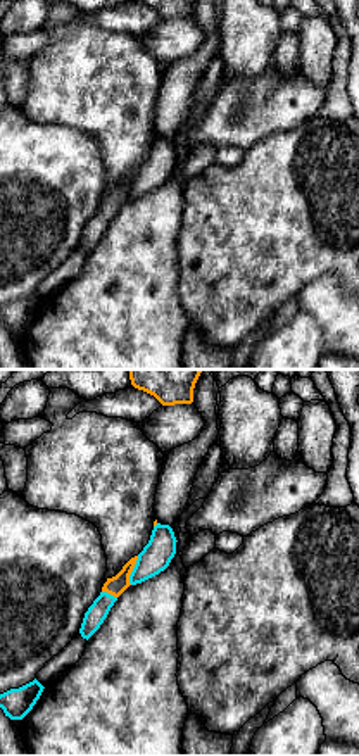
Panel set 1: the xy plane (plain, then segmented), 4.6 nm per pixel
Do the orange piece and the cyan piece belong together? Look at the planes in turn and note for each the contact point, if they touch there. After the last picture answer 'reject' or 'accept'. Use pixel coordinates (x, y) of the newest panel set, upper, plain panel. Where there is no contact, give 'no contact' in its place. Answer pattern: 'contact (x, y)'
contact (132, 183)

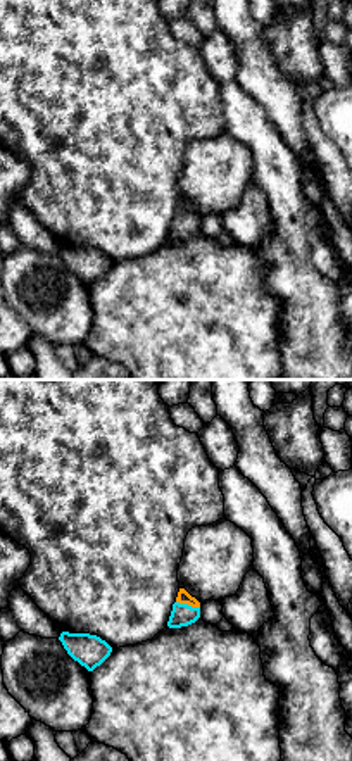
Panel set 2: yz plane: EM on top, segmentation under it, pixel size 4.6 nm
contact (188, 218)

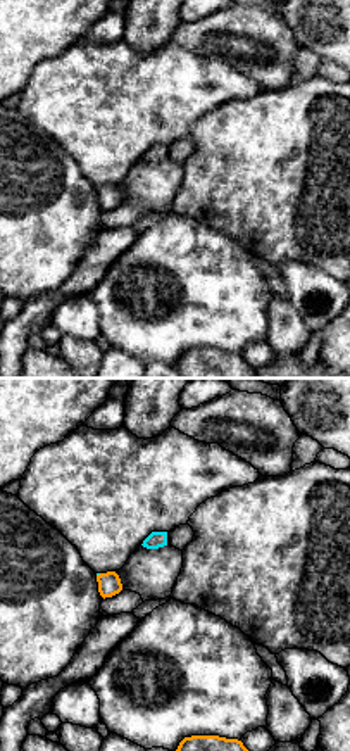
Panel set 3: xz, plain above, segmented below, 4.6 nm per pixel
contact (100, 187)

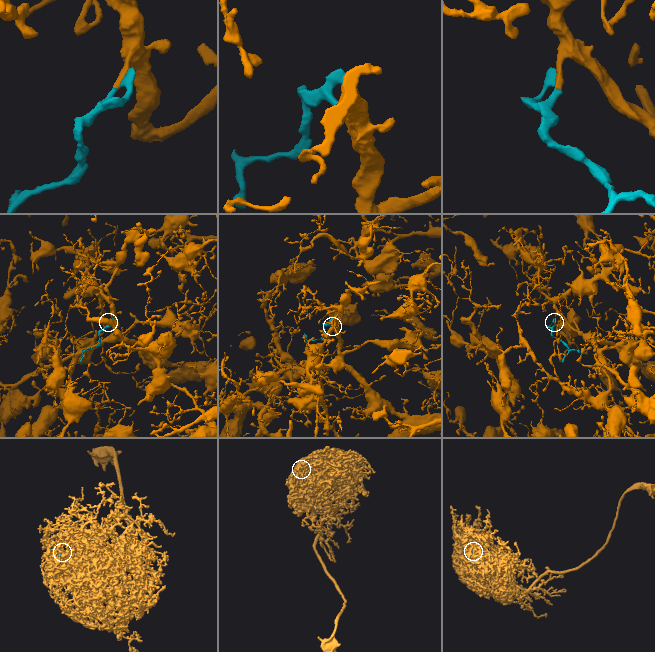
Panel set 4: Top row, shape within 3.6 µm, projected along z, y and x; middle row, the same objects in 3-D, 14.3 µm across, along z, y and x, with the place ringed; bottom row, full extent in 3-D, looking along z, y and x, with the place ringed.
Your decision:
accept

